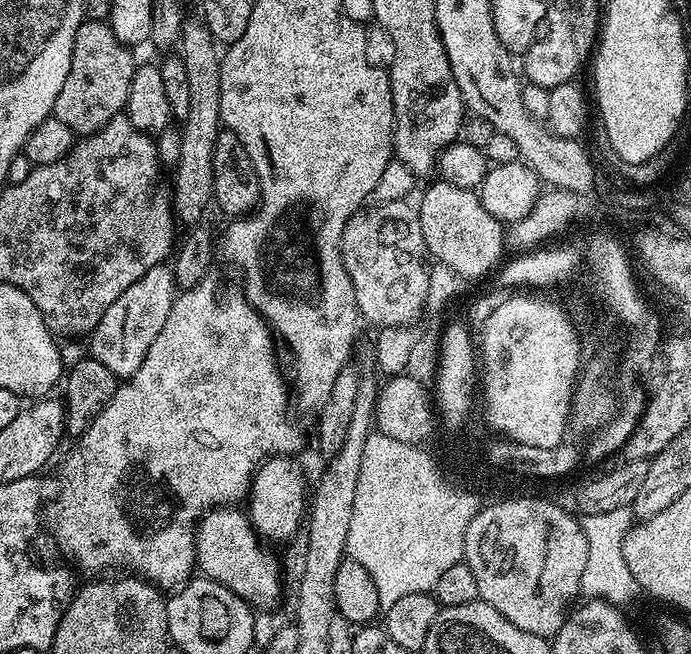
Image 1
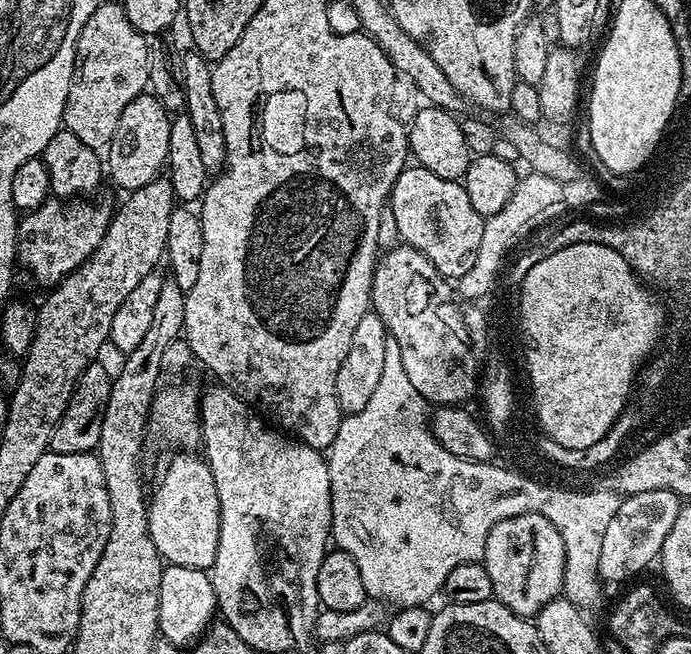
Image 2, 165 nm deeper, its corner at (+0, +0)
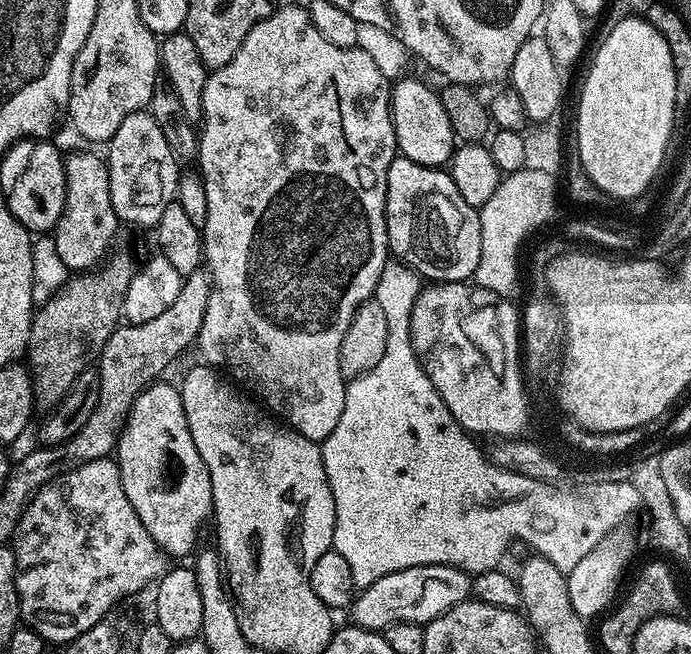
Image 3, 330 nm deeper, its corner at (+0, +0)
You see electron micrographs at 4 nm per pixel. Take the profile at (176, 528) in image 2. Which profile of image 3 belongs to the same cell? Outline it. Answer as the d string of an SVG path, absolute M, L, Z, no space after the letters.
M153 382L136 396L136 401L124 419L120 436L116 439L114 459L120 471L122 490L126 490L130 506L134 506L134 514L142 518L142 526L146 526L150 538L154 538L161 552L175 558L186 555L188 551L191 553L197 547L198 528L207 516L209 519L213 515L212 487L206 462L202 462L198 446L194 446L194 438L190 438L179 387L175 383L164 383Z

